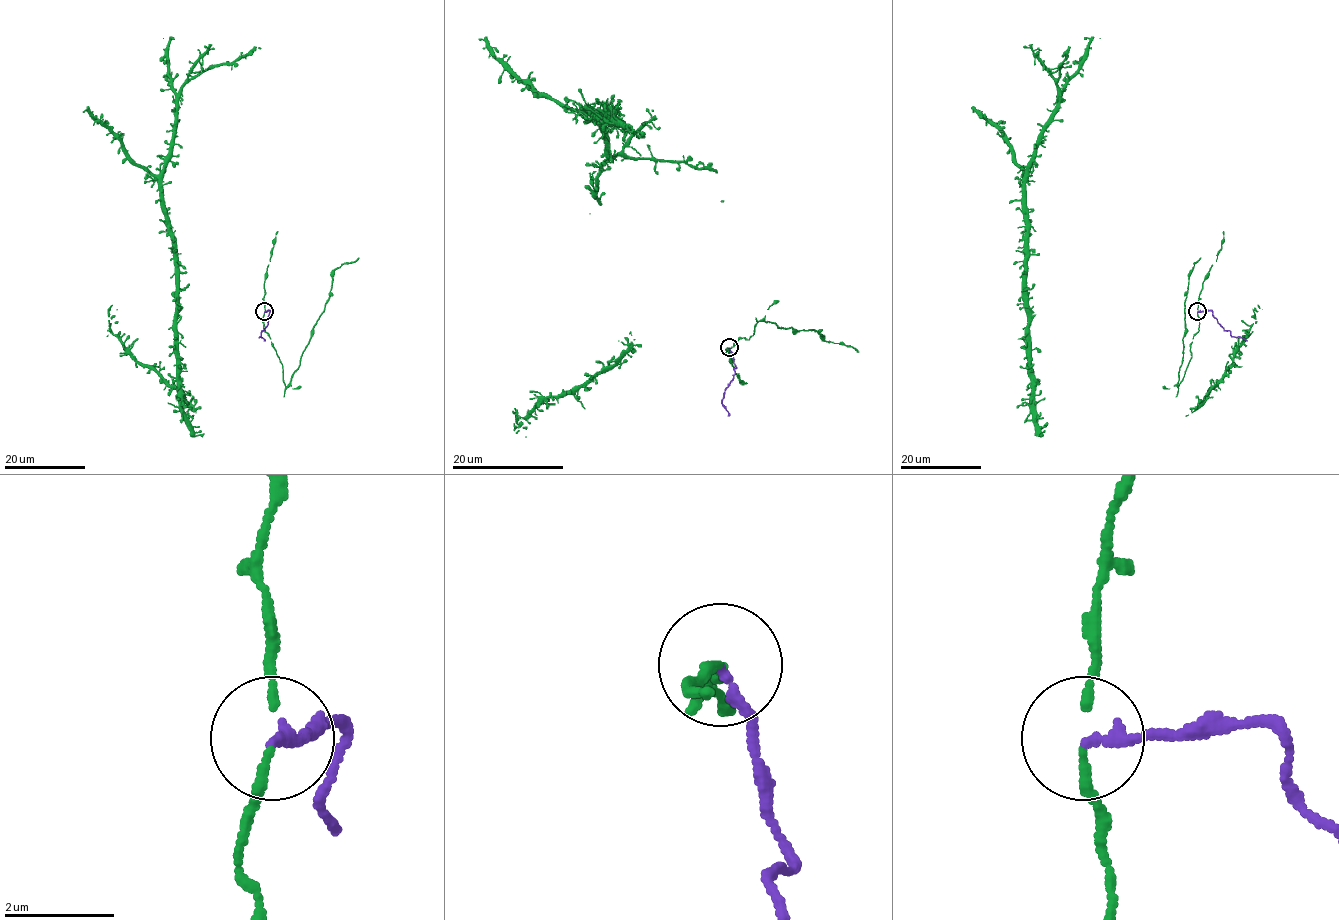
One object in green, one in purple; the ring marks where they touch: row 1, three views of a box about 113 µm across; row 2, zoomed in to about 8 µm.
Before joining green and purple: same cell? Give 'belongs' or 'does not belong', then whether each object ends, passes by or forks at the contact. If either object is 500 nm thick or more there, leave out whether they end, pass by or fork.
does not belong; green passes by; purple ends

